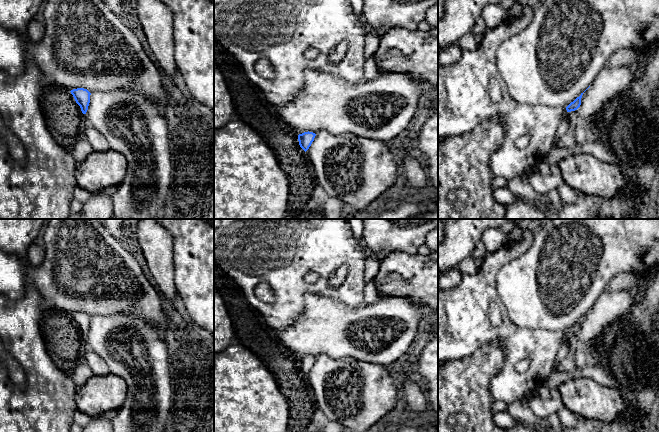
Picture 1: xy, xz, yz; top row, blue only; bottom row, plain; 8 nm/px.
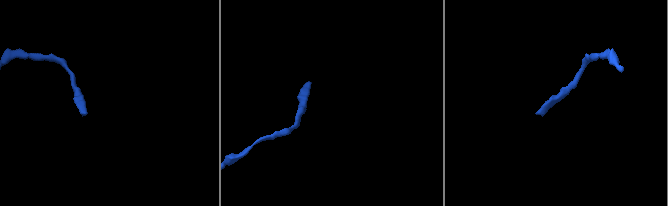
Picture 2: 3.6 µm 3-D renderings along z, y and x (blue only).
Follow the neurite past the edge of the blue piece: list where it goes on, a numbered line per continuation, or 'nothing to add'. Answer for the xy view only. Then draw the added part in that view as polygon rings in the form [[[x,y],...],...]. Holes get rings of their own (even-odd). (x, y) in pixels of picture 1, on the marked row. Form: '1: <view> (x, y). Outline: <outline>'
nothing to add

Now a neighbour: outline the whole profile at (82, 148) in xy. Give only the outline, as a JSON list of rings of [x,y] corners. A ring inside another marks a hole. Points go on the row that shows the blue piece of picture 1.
[[[82,136],[81,139],[75,143],[73,150],[71,151],[71,155],[73,156],[76,165],[78,165],[92,152],[94,152],[92,144]]]

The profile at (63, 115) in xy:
[[[47,86],[41,98],[41,108],[54,139],[68,152],[81,139],[85,126],[84,114],[70,91]]]

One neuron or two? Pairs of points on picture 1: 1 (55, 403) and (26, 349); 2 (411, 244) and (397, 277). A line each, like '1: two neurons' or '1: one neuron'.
1: one neuron
2: two neurons

